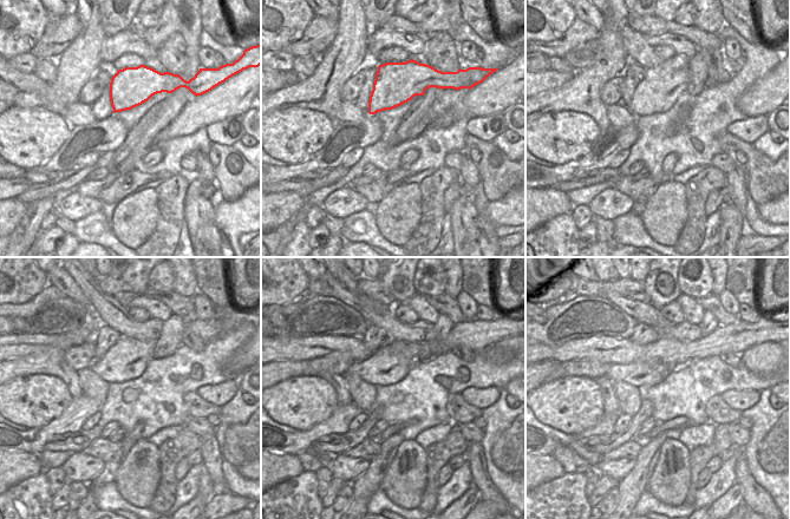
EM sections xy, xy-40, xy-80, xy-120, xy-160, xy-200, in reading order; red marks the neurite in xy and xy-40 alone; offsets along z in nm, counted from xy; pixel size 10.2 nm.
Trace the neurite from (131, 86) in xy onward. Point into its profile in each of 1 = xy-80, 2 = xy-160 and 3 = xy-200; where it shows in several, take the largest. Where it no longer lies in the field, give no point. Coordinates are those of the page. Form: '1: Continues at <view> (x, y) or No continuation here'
1: Continues at xy-80 (659, 90)
2: Continues at xy-160 (386, 366)
3: Continues at xy-200 (638, 374).

